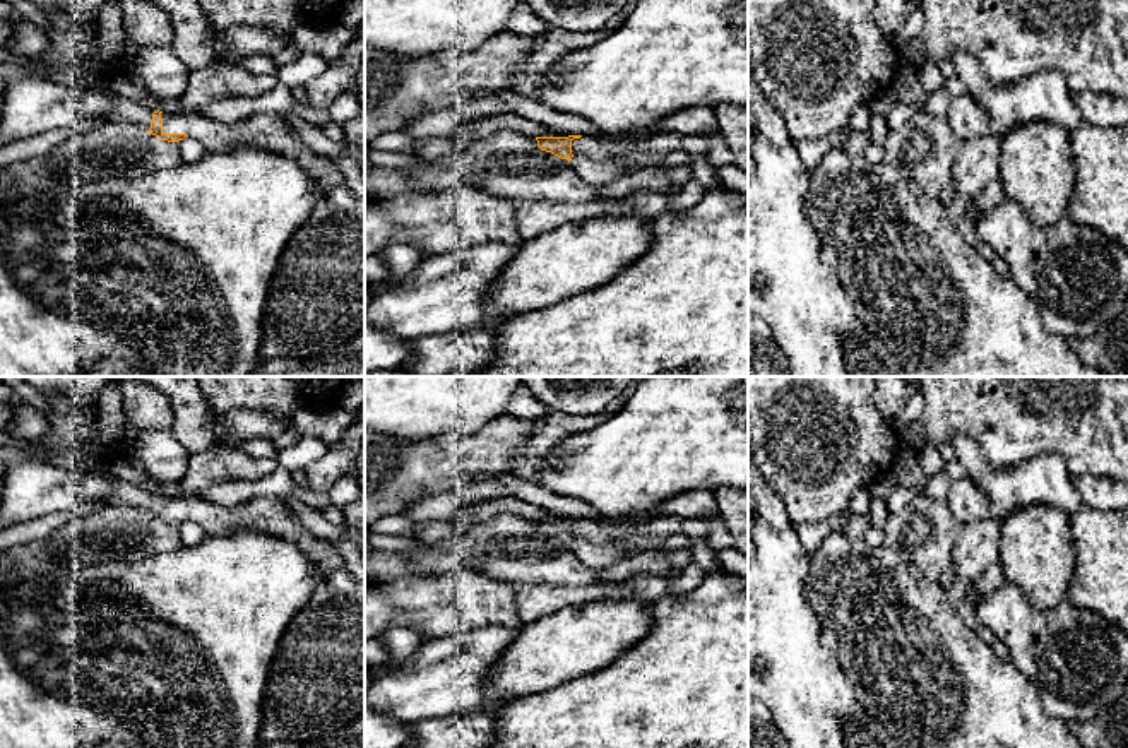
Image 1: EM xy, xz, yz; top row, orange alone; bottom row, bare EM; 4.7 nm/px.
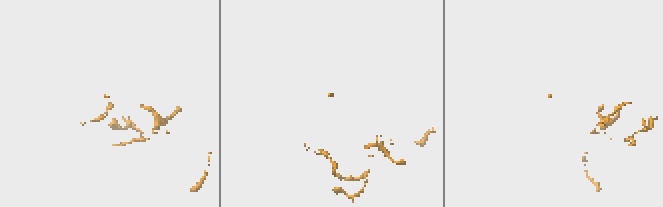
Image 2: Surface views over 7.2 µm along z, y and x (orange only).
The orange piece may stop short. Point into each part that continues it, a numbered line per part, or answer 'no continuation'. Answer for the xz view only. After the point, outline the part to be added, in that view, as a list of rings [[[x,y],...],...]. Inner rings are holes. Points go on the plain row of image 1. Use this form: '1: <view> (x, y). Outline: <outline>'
1: xz (649, 534). Outline: [[[678,515],[652,517],[637,524],[608,524],[594,519],[582,519],[573,524],[572,537],[597,546],[621,543],[630,555],[642,551],[661,551],[662,544],[681,534],[683,520]]]

